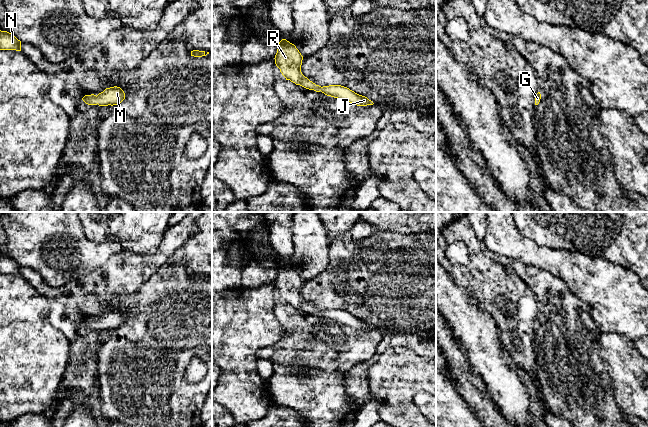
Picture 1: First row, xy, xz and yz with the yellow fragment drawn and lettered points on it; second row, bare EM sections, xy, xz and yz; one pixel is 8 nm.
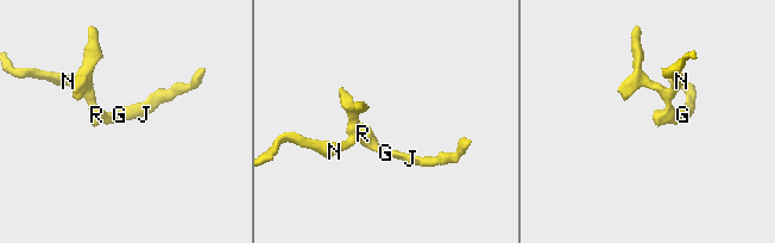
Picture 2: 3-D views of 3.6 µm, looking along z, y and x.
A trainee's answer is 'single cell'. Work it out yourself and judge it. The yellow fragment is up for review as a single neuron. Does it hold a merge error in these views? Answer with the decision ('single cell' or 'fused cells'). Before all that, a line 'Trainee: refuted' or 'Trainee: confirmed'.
Trainee: confirmed
single cell

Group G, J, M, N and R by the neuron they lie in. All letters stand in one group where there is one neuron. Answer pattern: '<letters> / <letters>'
G J M N R

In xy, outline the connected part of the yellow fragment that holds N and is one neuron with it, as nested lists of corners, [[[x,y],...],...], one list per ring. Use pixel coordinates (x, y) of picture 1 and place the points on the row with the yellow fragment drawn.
[[[0,30],[0,50],[21,51],[21,41],[11,33]]]

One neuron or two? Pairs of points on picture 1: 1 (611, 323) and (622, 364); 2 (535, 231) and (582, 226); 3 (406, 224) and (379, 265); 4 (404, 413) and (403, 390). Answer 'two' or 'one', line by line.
1: two
2: one
3: two
4: one

